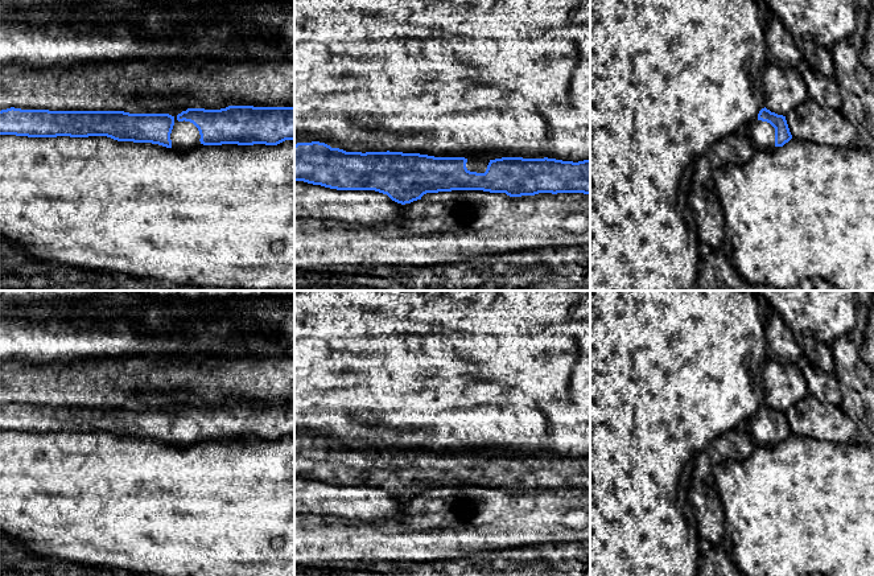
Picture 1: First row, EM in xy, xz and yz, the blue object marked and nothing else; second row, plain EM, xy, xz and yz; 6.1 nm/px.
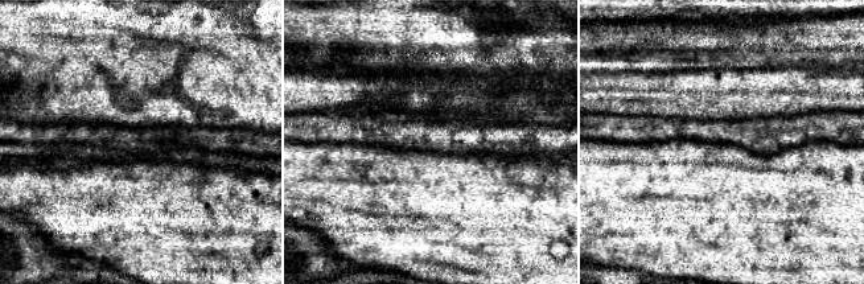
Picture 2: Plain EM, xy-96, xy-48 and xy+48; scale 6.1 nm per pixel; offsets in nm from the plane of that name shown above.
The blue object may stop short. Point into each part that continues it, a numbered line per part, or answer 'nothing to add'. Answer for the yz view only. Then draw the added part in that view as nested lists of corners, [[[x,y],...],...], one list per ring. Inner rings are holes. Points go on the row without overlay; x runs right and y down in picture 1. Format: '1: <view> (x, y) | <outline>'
1: yz (762, 430) | [[[756,415],[749,423],[749,429],[755,445],[775,444],[775,424],[770,419]]]

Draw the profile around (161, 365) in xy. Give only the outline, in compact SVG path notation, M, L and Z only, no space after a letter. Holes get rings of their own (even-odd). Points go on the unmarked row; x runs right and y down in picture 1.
M9 330L0 334L0 407L11 403L49 407L124 407L133 396L148 404L220 406L228 402L294 403L294 355L170 358L88 355L91 334Z

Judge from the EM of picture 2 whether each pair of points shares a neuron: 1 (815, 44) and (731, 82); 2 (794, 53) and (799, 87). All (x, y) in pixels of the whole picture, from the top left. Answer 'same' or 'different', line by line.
1: different
2: different

